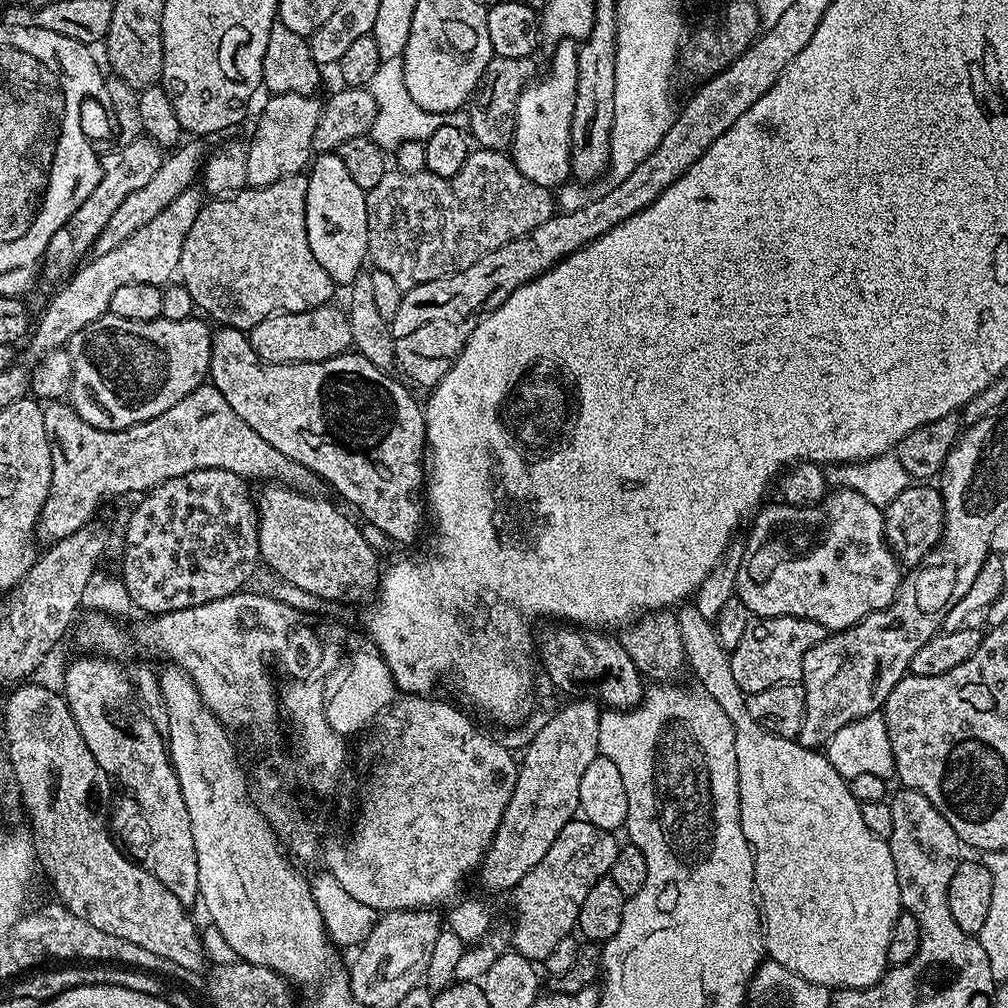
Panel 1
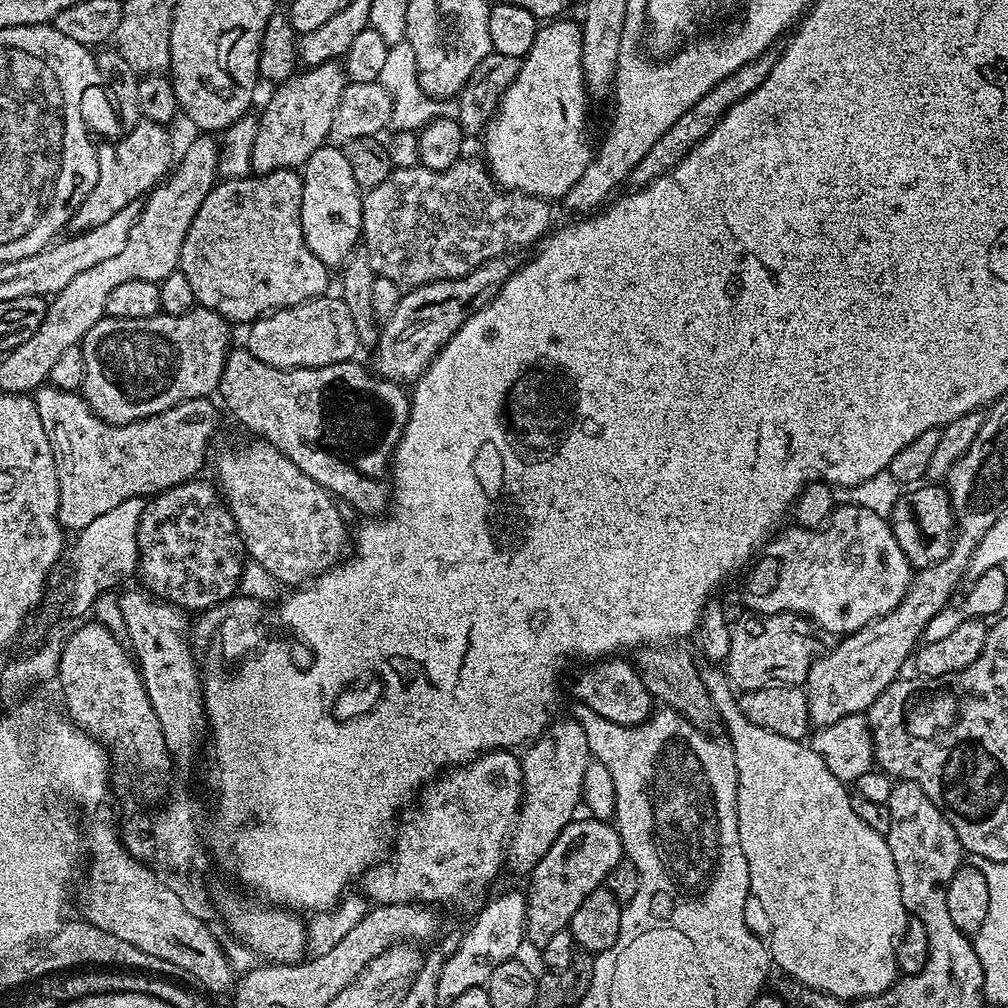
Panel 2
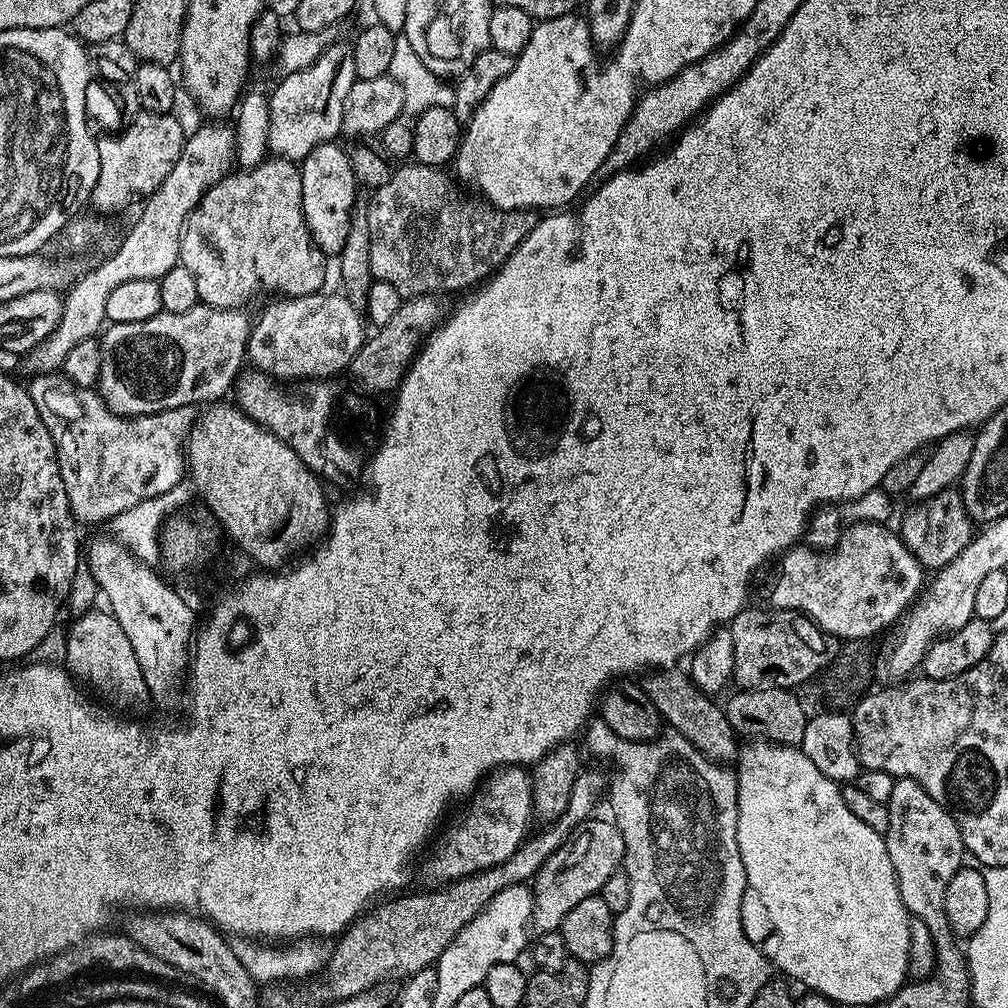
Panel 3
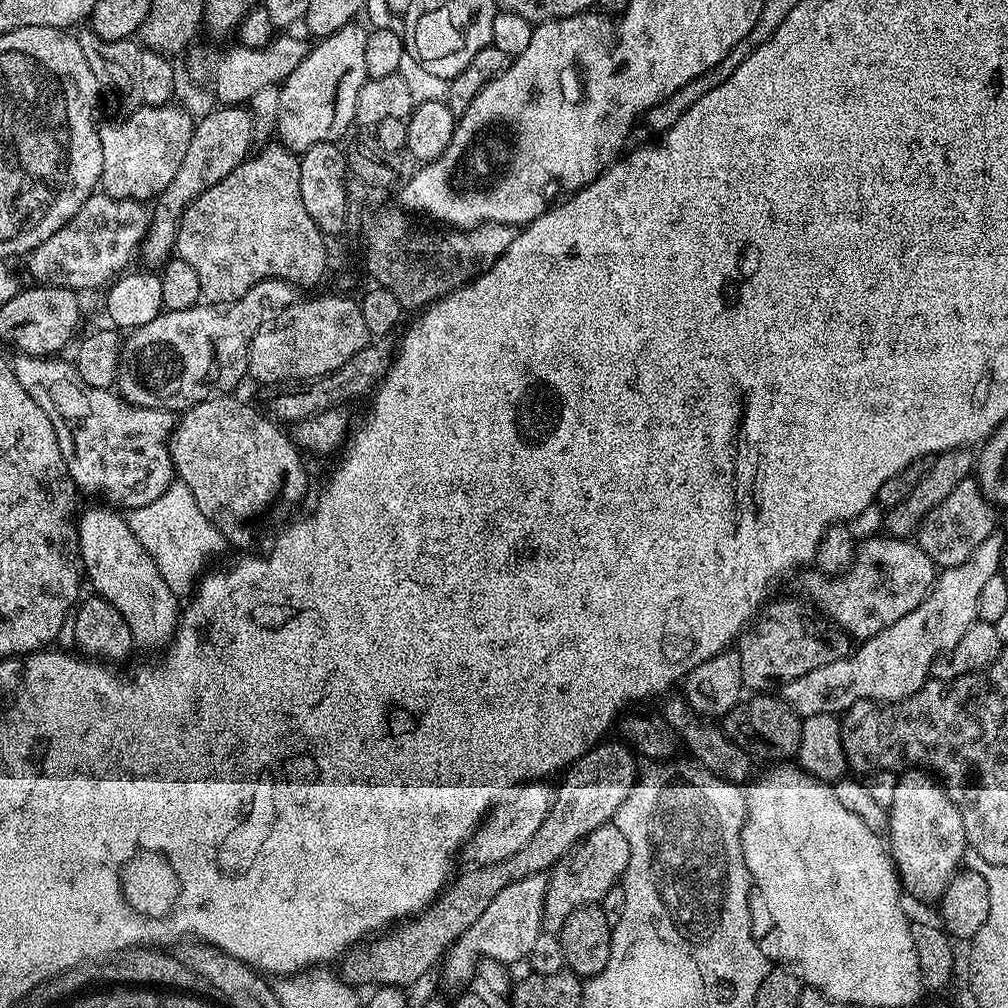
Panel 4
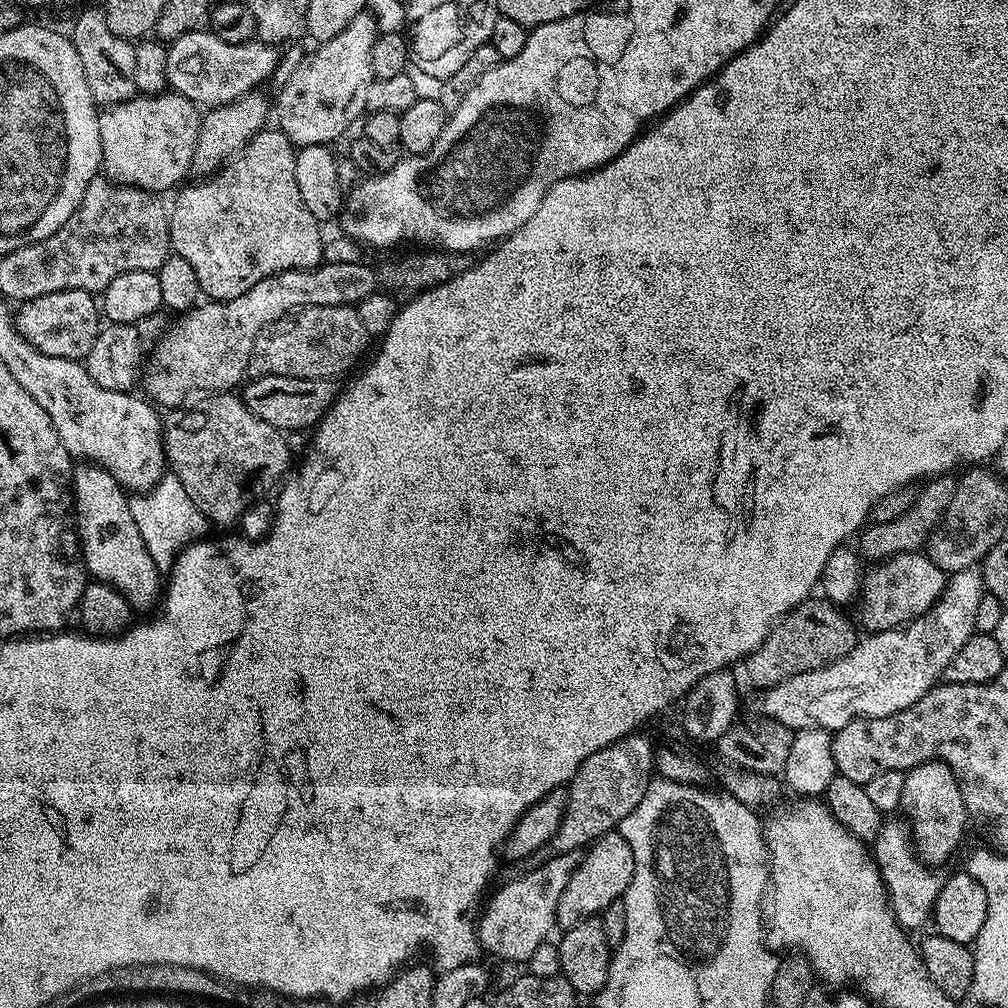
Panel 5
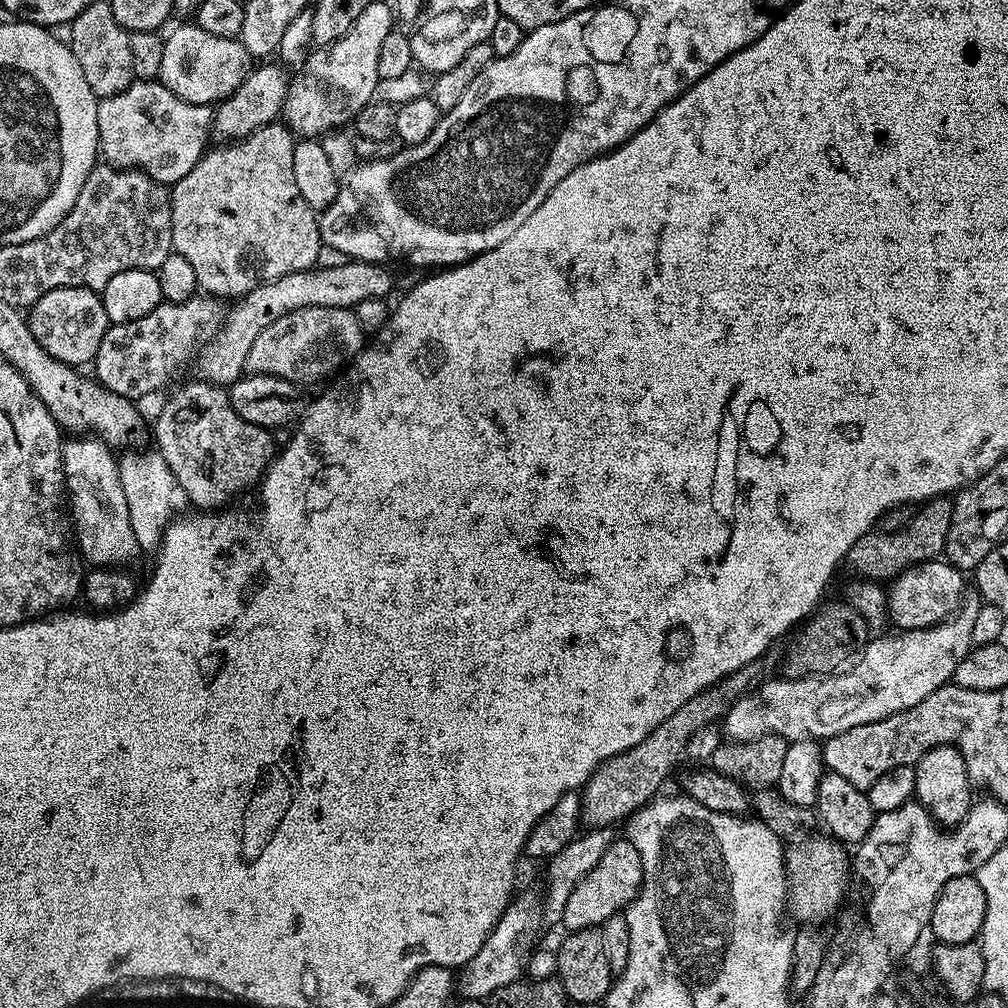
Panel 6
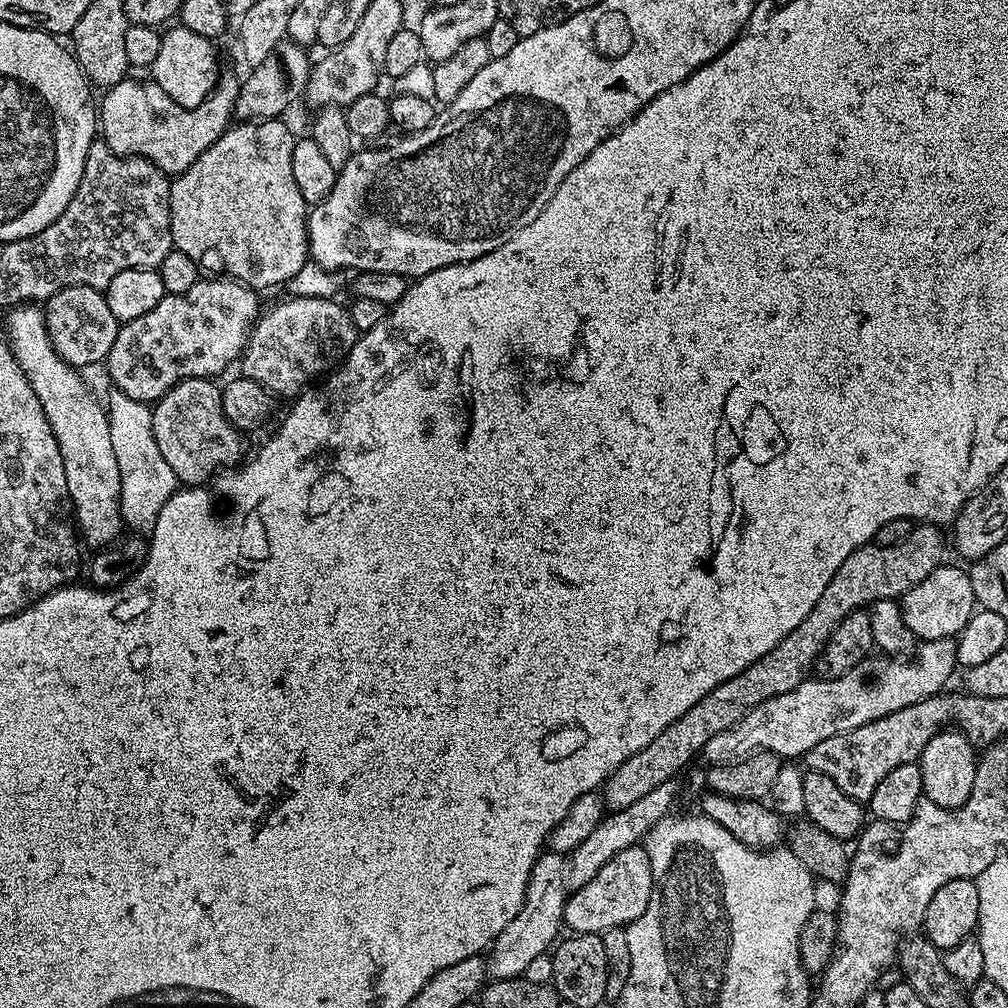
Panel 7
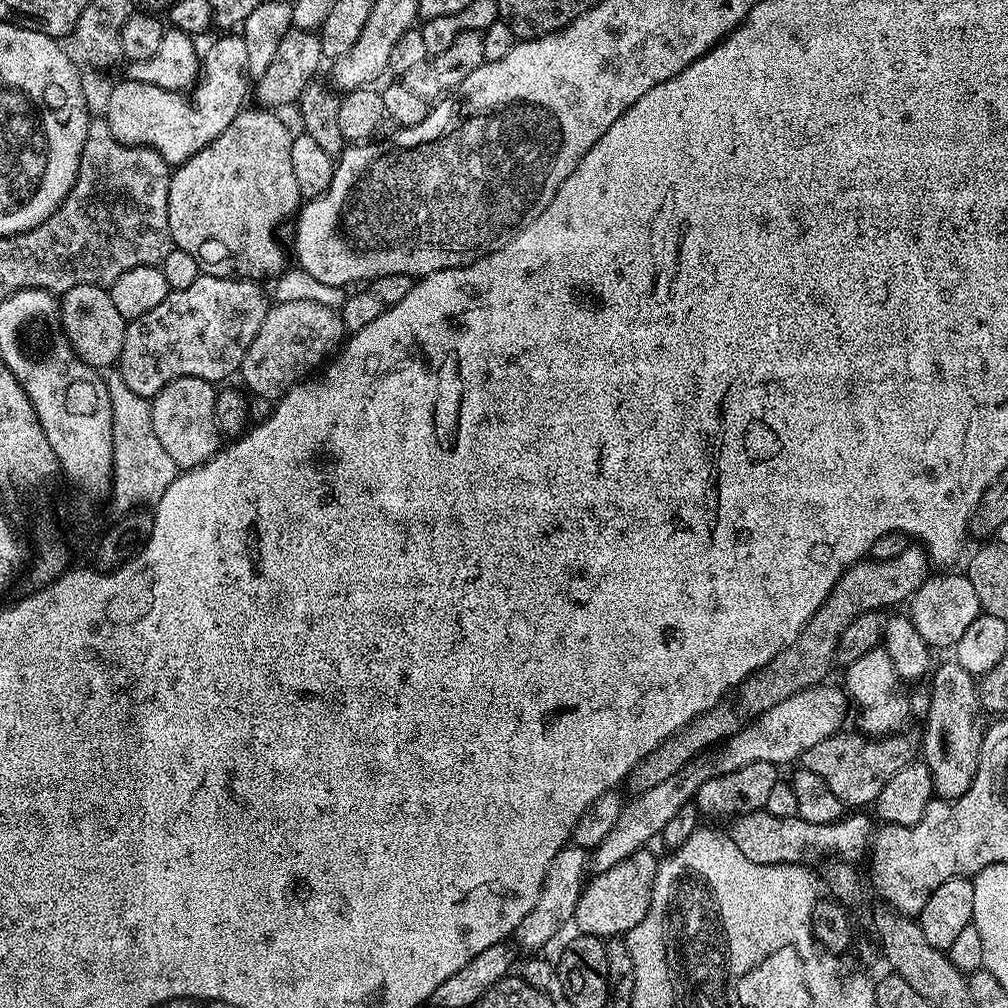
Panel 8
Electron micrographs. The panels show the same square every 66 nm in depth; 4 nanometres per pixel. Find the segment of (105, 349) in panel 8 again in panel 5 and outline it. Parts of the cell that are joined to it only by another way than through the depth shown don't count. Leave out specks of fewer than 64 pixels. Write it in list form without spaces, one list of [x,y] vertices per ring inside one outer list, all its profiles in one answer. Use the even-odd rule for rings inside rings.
[[[62,290],[23,301],[15,309],[16,329],[42,354],[83,361],[102,327],[102,312],[95,295],[86,290]]]

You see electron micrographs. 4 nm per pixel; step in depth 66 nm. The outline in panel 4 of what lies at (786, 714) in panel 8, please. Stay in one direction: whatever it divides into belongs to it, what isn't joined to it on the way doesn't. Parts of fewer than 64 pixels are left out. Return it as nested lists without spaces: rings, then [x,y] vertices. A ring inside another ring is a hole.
[[[994,534],[962,562],[962,566],[943,569],[933,582],[928,597],[906,618],[898,618],[894,626],[874,634],[869,640],[863,641],[859,645],[860,649],[856,653],[837,658],[831,664],[818,666],[818,670],[810,670],[810,674],[802,674],[802,678],[794,678],[789,684],[783,685],[782,699],[797,716],[813,716],[814,714],[843,714],[848,711],[849,706],[859,700],[870,700],[885,704],[899,704],[901,700],[910,698],[924,684],[928,683],[932,671],[932,663],[949,652],[954,646],[958,646],[958,638],[970,630],[970,626],[978,619],[978,597],[982,595],[982,589],[986,587],[986,582],[994,578],[1000,571],[1000,559],[1002,550],[1006,546],[1006,540],[1000,534]]]

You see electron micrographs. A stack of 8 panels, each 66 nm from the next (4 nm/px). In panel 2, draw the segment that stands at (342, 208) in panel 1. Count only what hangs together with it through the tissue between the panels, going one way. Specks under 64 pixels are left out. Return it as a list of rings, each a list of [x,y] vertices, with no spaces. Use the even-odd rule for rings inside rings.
[[[325,142],[318,150],[314,150],[314,154],[310,154],[310,158],[304,163],[302,169],[302,234],[306,238],[306,246],[314,254],[314,258],[318,258],[318,262],[322,262],[330,270],[339,269],[348,261],[348,256],[361,243],[362,240],[362,210],[364,209],[364,197],[362,189],[358,186],[358,182],[354,182],[354,173],[350,171],[350,162],[346,162],[346,154],[343,147]]]

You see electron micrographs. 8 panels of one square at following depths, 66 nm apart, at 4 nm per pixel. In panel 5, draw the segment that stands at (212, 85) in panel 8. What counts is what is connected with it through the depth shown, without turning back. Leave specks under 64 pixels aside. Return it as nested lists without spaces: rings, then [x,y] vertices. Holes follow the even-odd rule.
[[[171,90],[158,96],[137,94],[130,100],[105,107],[98,122],[103,175],[118,184],[131,184],[157,194],[183,185],[184,175],[192,172],[201,119],[197,105]]]

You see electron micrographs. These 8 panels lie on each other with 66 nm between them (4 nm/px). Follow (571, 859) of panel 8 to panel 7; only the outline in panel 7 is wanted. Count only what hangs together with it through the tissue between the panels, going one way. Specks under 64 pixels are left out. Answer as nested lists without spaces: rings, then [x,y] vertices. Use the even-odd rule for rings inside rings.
[[[545,850],[536,859],[530,872],[522,910],[514,914],[506,930],[498,934],[487,953],[486,972],[492,980],[514,980],[523,977],[530,961],[538,958],[538,954],[548,952],[557,943],[556,935],[559,934],[560,928],[562,932],[565,927],[564,907],[570,895],[569,881],[566,879],[568,871],[569,861],[559,852]]]

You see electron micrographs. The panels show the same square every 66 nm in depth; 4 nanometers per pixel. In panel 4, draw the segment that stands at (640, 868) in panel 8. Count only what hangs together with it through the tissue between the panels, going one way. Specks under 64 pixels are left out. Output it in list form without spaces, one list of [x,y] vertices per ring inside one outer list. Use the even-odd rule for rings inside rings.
[[[609,822],[591,832],[551,869],[547,877],[543,927],[549,932],[559,933],[570,914],[587,904],[599,905],[607,891],[621,883],[629,862],[630,845],[626,843],[622,830],[618,830],[615,823]]]

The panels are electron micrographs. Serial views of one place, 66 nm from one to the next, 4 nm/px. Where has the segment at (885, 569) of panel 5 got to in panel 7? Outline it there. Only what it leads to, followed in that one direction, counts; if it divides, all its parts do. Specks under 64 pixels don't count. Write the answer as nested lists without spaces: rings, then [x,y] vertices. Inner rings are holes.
[[[948,567],[935,568],[929,576],[922,578],[922,582],[918,582],[918,586],[911,588],[899,601],[905,624],[913,632],[917,641],[955,638],[960,635],[966,622],[970,622],[973,612],[977,611],[974,586],[970,582],[968,572],[965,569]]]

